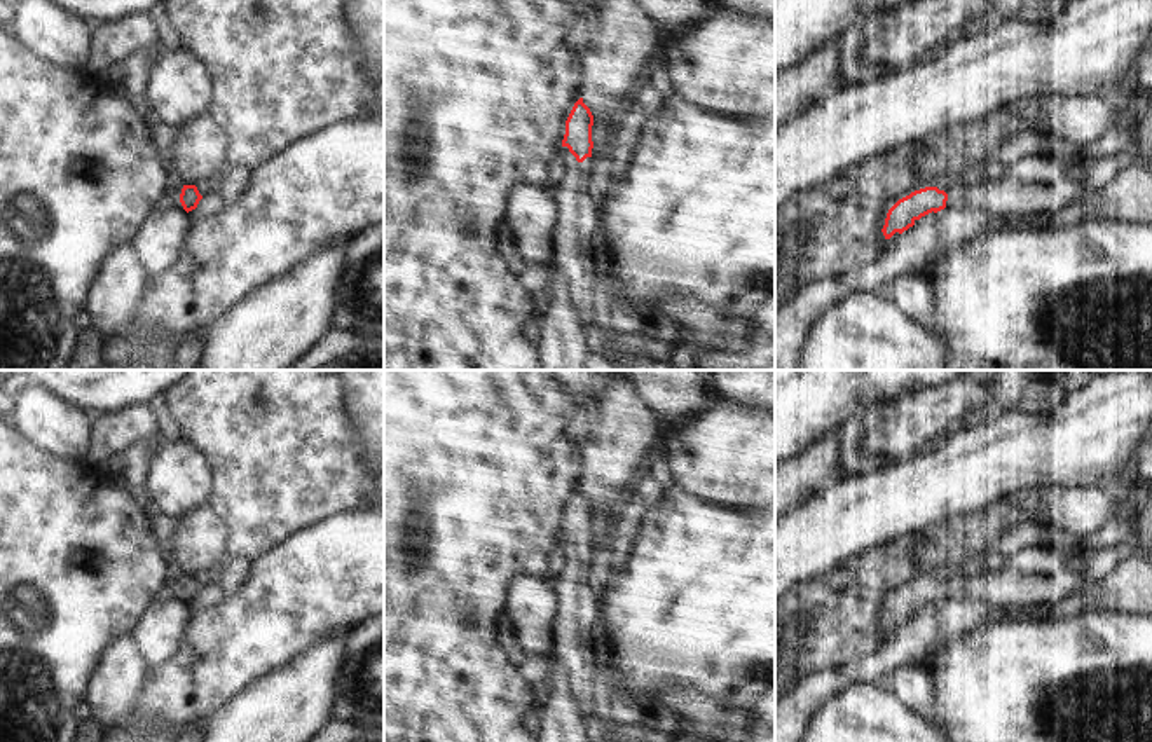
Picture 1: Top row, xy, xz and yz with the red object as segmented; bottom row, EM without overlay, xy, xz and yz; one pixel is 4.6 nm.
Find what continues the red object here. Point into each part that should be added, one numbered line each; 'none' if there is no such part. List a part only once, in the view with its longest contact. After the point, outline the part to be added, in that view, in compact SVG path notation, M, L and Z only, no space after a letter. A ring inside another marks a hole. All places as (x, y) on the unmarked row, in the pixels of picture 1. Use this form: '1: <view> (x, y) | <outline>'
1: xz (580, 610) | M562 538L557 546L566 553L566 571L559 580L562 608L555 623L555 658L569 672L586 721L593 712L597 674L593 627L600 615L600 604L588 583L592 550L578 553L567 538Z

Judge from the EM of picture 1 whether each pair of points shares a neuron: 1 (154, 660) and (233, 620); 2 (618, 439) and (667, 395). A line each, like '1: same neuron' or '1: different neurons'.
1: different neurons
2: different neurons

